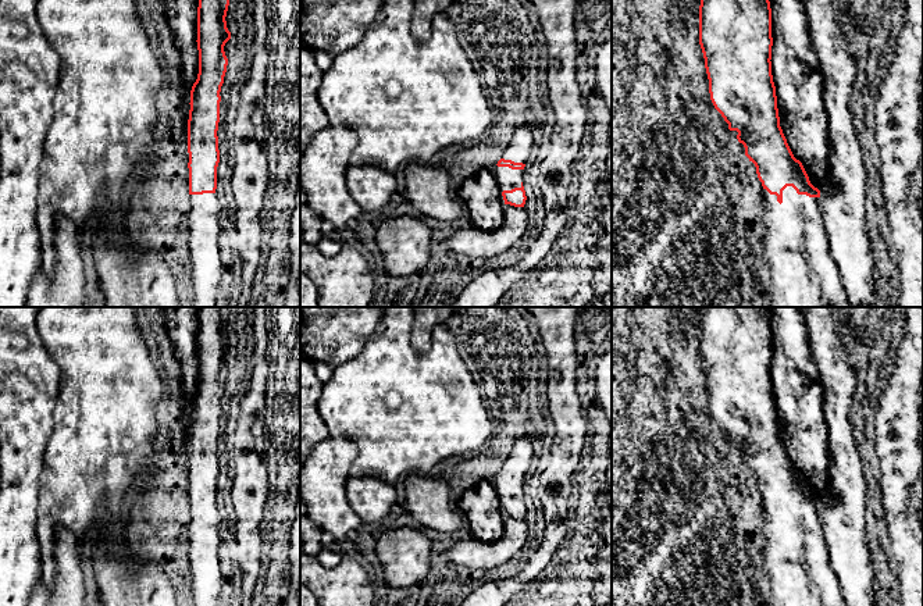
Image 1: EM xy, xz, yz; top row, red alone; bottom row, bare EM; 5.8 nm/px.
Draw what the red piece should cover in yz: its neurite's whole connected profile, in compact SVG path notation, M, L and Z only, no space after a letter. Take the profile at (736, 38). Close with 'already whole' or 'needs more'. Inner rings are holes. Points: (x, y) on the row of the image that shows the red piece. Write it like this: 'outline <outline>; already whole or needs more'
outline M701 0L699 44L714 108L737 131L745 156L756 167L765 195L763 253L770 274L771 307L849 307L823 225L820 190L815 188L780 126L771 75L771 8L769 0Z; needs more

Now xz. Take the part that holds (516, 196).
outline M527 126L514 131L512 142L492 174L502 190L505 204L524 207L527 196L523 186L523 172L534 146L534 136Z; needs more

